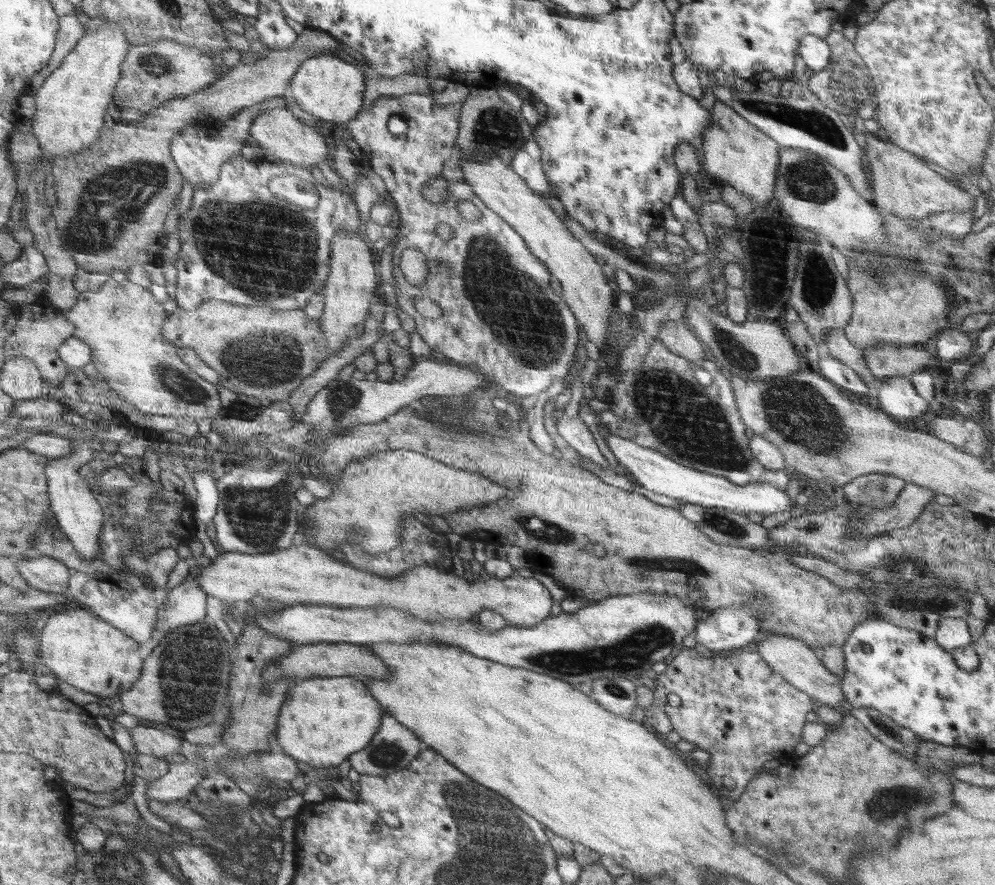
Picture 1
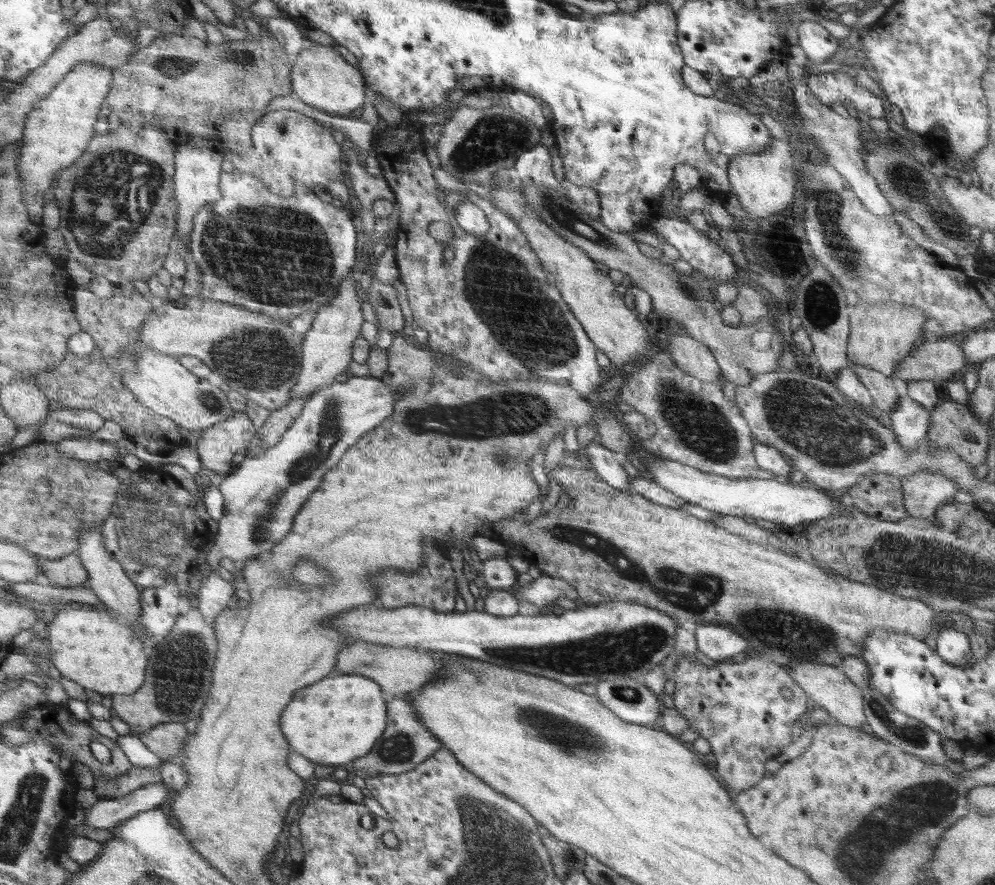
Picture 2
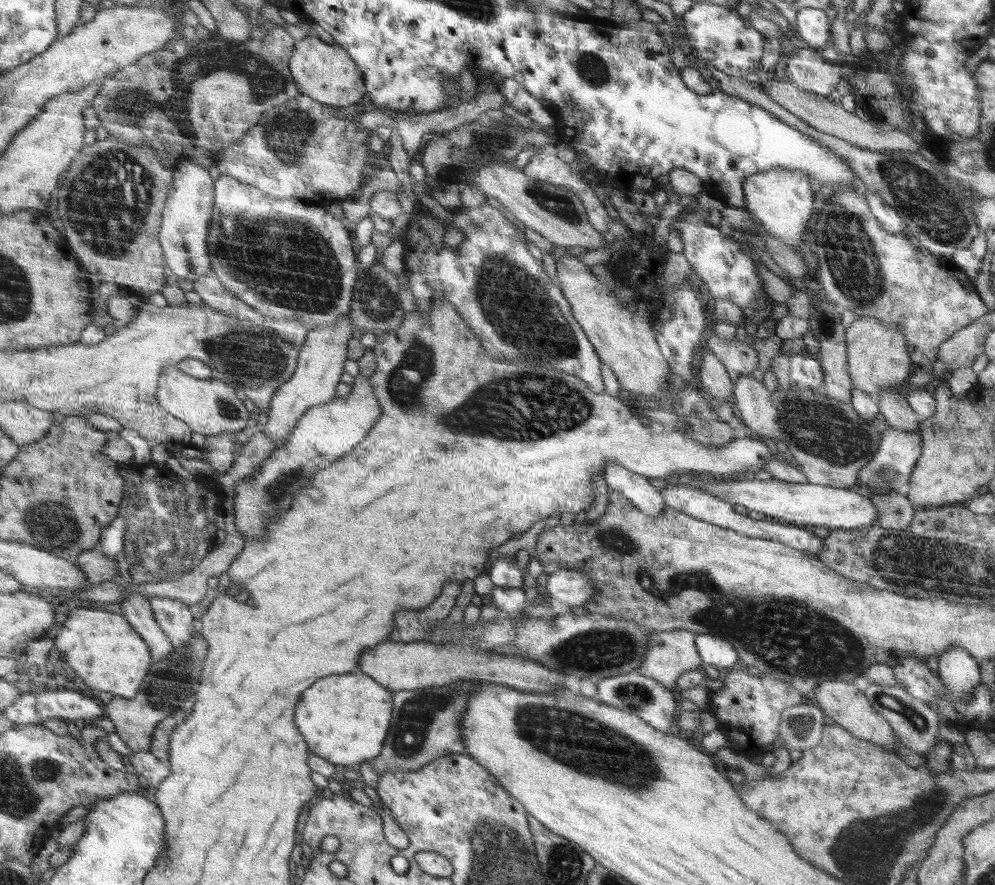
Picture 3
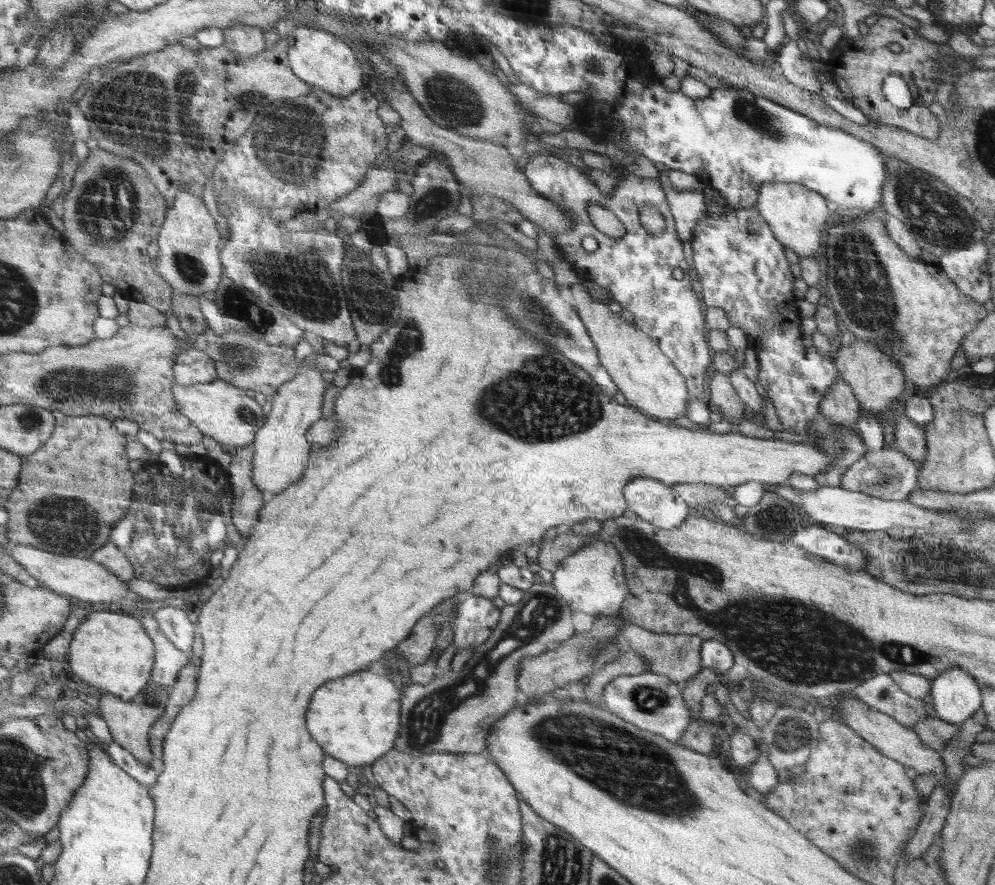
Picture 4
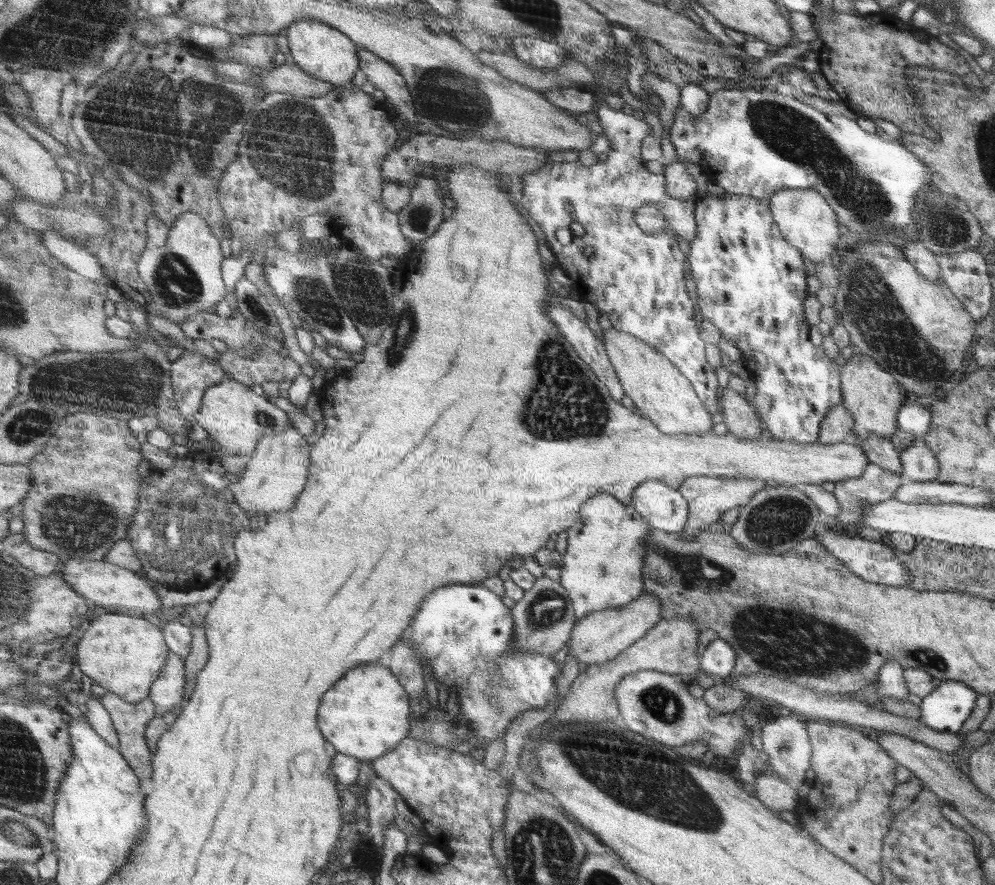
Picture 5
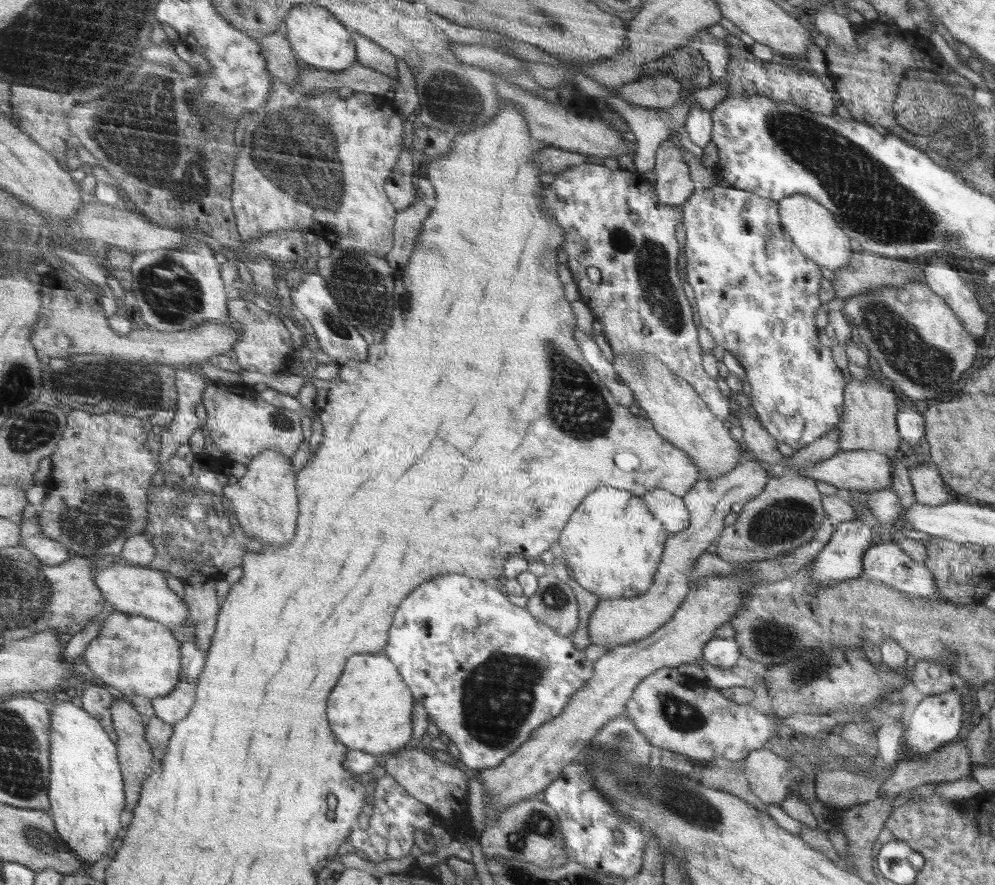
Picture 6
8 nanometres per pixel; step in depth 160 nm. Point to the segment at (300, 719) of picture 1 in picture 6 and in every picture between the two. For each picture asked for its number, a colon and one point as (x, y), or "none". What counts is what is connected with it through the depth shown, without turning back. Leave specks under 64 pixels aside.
2: (337, 720)
3: (345, 718)
4: (356, 719)
5: (366, 715)
6: (371, 709)

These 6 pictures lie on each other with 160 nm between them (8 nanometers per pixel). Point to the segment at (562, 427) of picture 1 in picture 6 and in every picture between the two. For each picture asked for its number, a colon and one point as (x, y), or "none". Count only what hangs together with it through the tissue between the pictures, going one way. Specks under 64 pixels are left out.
2: (604, 461)
3: (635, 487)
4: (657, 503)
5: (664, 508)
6: (670, 510)

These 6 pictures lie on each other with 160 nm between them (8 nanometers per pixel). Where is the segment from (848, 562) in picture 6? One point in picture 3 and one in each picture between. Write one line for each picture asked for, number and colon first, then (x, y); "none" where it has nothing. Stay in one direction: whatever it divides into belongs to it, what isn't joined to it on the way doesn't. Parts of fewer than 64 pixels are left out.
3: (890, 469)
4: (887, 473)
5: (877, 484)

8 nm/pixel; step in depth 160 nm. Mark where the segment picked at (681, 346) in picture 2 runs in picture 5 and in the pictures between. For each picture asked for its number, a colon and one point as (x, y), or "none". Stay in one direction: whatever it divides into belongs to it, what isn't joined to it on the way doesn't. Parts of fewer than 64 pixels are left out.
3: (714, 378)
4: (723, 397)
5: (740, 416)

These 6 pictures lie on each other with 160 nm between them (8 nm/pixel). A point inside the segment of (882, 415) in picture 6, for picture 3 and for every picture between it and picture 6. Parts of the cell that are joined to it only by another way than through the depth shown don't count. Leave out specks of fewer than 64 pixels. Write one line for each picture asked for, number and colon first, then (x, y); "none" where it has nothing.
3: (879, 360)
4: (876, 378)
5: (872, 397)

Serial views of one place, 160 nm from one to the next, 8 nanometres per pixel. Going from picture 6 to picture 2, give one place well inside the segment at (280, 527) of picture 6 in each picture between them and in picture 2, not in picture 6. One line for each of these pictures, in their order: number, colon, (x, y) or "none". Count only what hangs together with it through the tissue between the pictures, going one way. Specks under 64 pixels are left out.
2: (327, 347)
3: (322, 356)
4: (280, 450)
5: (275, 474)

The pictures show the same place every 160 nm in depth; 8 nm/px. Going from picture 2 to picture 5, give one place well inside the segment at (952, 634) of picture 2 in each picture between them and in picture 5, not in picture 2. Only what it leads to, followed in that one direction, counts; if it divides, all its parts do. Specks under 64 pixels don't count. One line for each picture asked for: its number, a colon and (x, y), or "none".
3: (960, 674)
4: (956, 695)
5: (946, 708)

